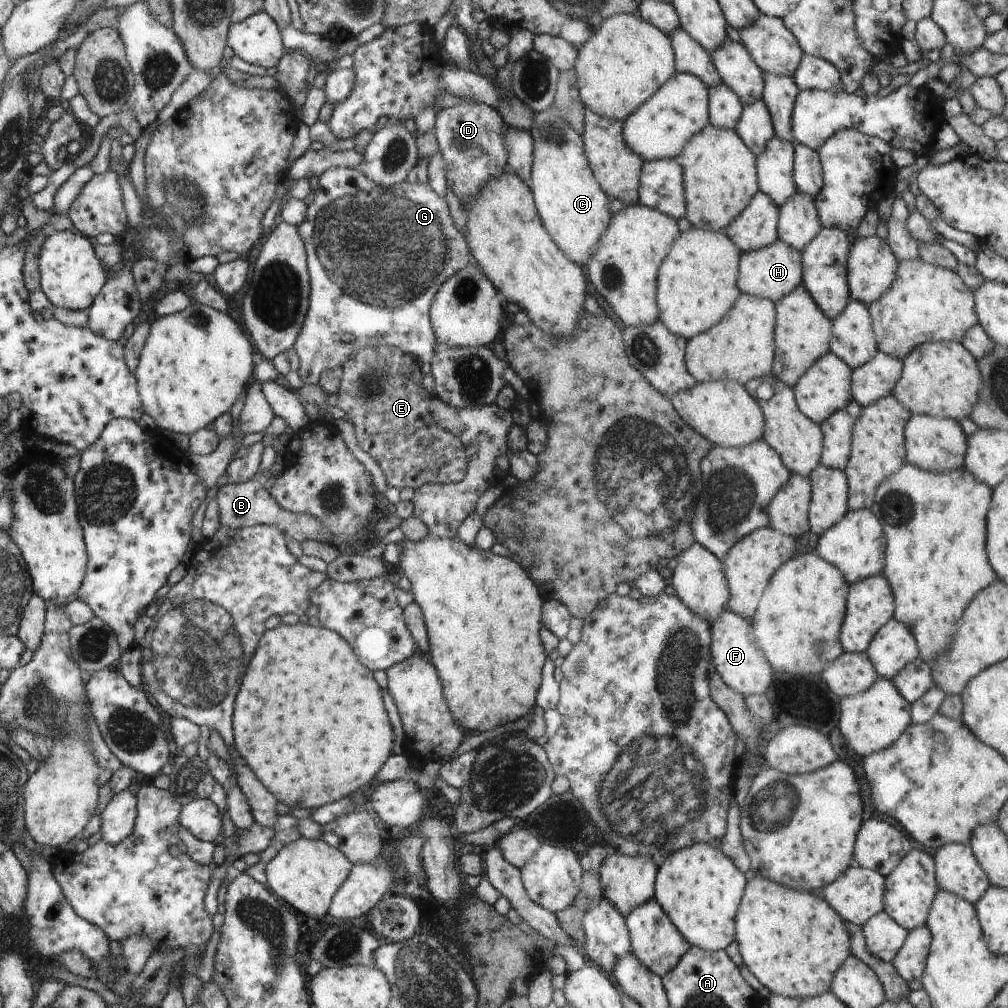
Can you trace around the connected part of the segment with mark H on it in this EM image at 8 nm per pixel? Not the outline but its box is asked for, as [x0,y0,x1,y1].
[737,239,802,304]

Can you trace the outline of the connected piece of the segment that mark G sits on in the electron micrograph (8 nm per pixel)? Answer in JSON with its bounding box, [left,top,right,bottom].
[293,167,473,383]

